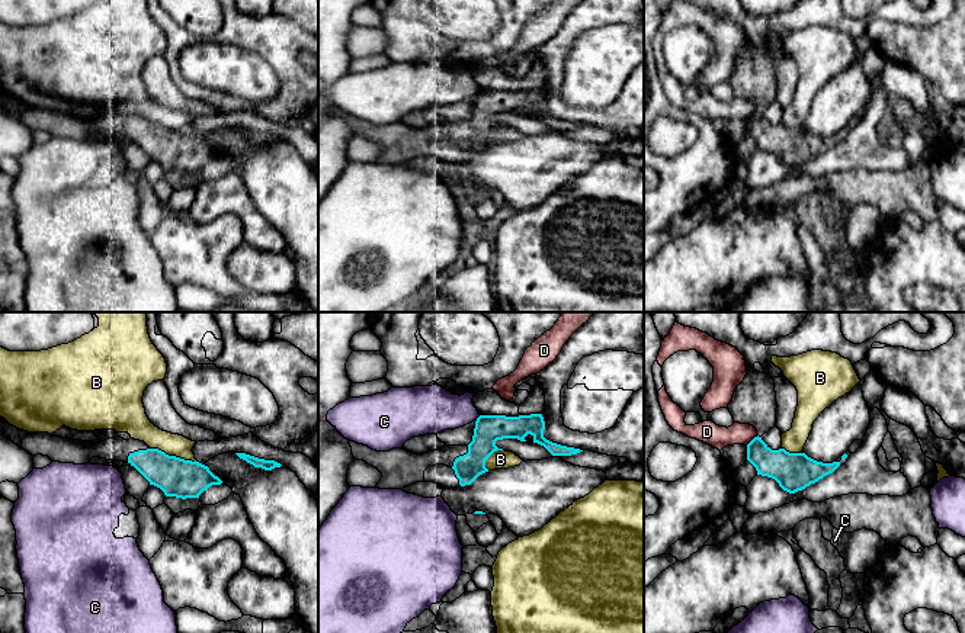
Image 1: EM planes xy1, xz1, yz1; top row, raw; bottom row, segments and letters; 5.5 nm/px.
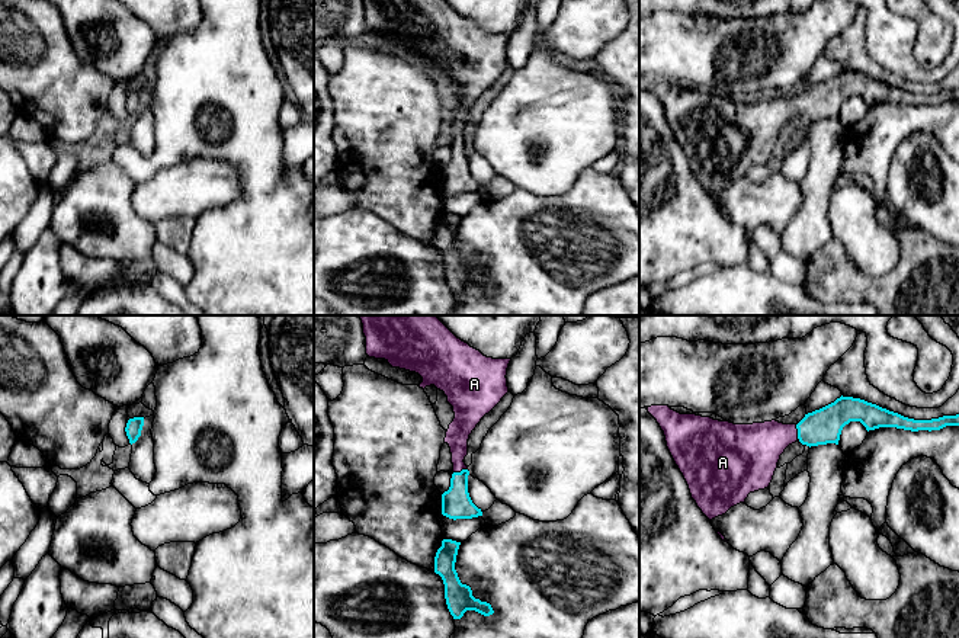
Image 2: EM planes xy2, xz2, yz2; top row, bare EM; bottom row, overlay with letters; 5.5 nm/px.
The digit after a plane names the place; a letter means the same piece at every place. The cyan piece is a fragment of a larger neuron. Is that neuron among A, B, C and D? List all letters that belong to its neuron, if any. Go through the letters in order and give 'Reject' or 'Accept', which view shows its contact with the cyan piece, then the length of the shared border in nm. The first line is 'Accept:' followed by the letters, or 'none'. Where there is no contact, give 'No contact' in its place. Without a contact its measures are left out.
Accept: A
A: Accept. Touches cyan in xz2. Shared border 80 nm
B: Reject. Touches cyan in xy1. Shared border 260 nm
C: Reject. Touches cyan in xz1. Shared border 40 nm
D: Reject. Touches cyan in yz1. Shared border 90 nm

